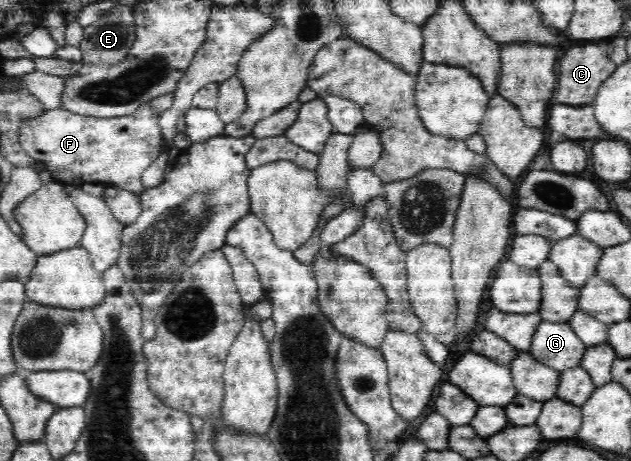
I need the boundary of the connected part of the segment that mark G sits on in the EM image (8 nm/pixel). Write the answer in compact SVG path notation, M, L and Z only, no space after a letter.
M543 320L531 341L529 353L539 363L562 372L579 366L587 348L568 321L551 323Z

